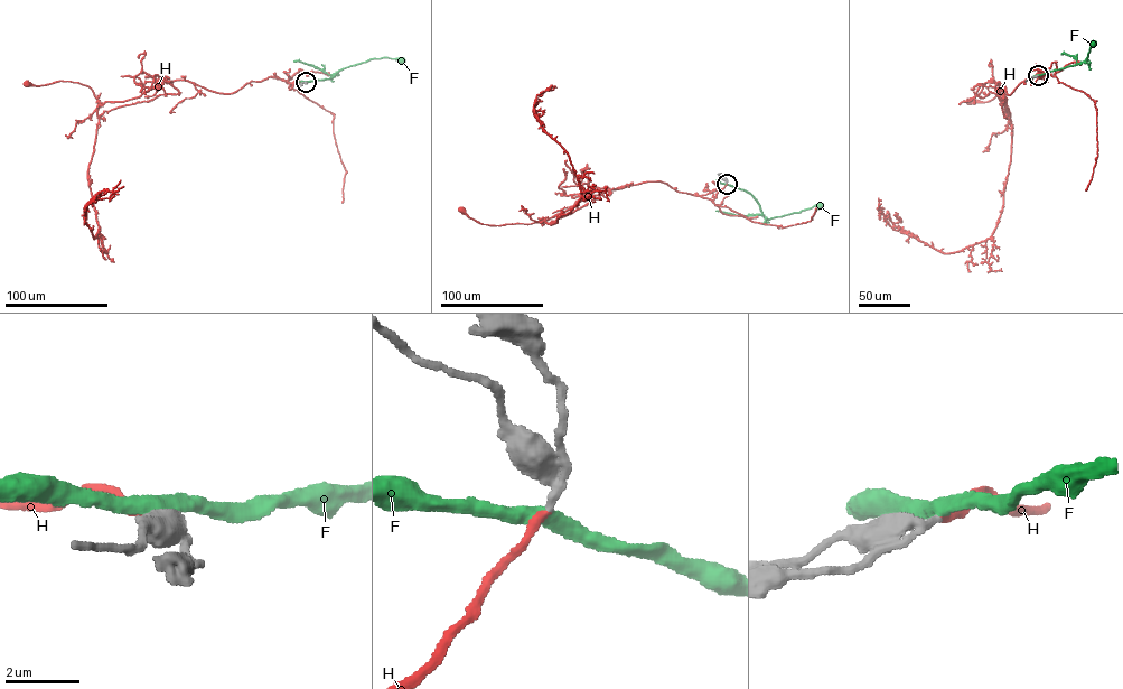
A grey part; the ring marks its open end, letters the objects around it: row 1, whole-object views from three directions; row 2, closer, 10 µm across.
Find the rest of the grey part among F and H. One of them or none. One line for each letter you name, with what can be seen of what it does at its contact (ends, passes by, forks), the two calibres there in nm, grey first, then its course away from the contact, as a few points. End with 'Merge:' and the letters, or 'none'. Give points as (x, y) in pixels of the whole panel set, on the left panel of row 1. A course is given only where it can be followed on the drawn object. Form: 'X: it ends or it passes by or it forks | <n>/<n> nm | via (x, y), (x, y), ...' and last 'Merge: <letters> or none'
H: it ends | 280/240 nm | via (306, 82), (269, 76), (230, 93), (176, 80), (139, 96), (100, 105), (92, 90), (78, 83), (27, 83)
Merge: H

